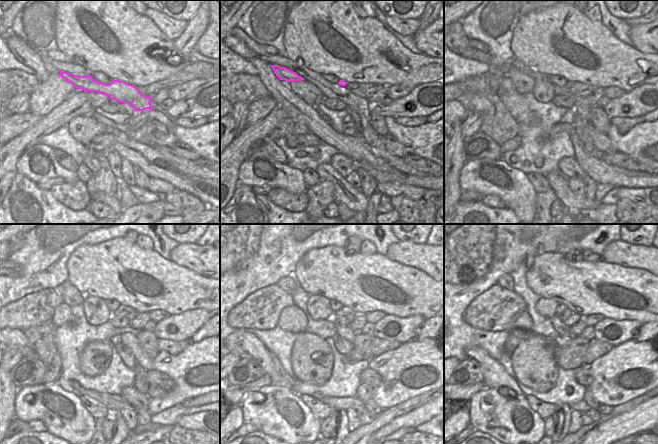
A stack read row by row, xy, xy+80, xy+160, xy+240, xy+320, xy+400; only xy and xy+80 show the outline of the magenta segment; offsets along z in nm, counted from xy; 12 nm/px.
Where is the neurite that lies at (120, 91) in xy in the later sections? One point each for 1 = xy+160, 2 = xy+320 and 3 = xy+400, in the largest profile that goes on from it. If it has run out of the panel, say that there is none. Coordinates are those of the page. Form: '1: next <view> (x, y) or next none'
1: next xy+160 (472, 53)
2: next none
3: next none

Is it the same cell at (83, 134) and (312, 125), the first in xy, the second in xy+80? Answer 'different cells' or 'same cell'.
different cells

